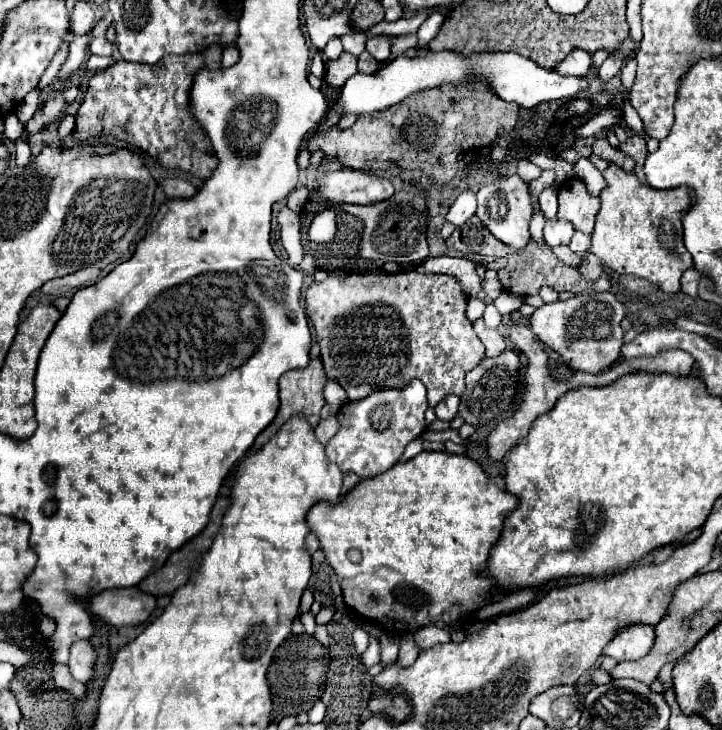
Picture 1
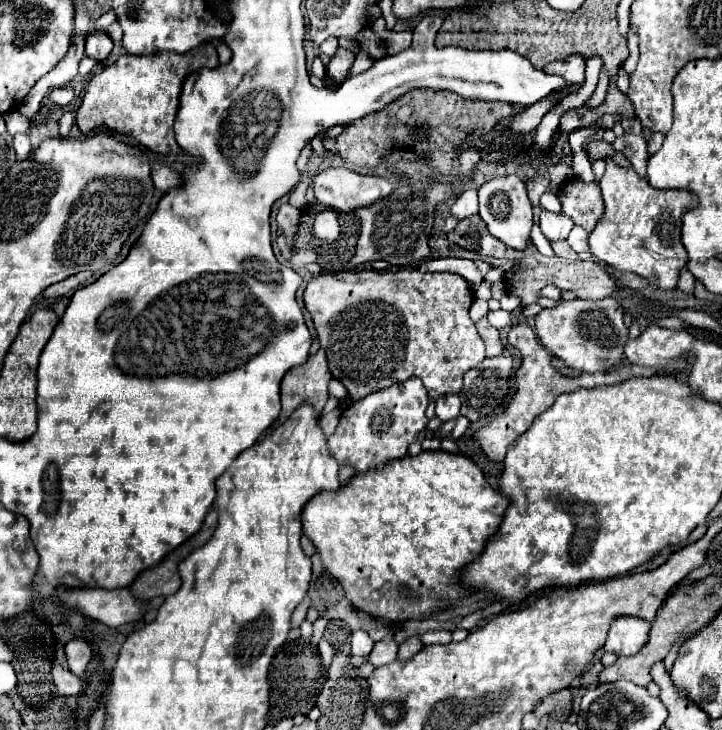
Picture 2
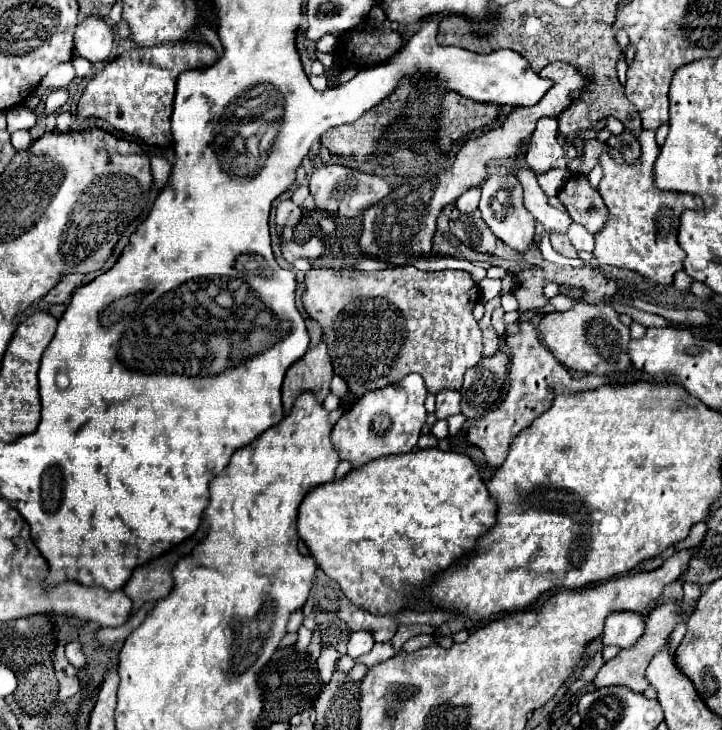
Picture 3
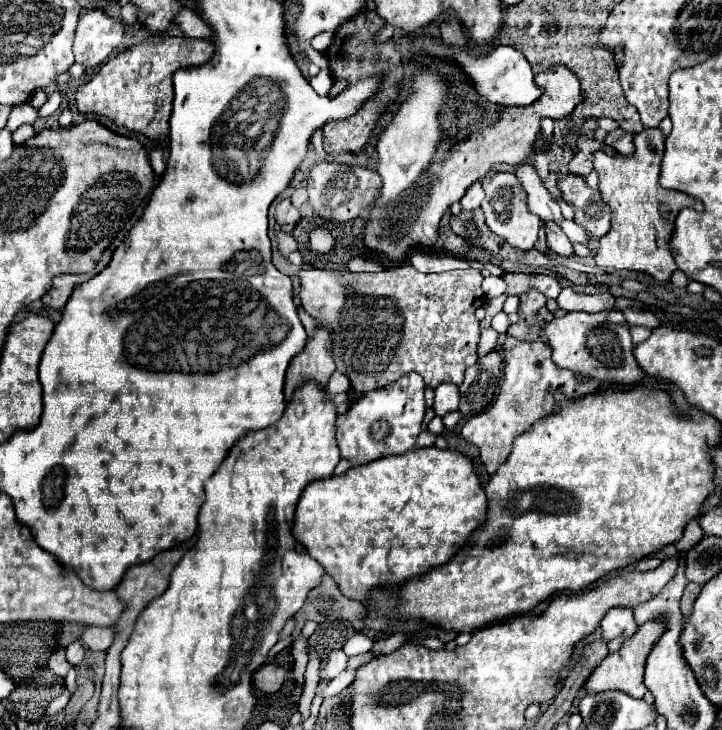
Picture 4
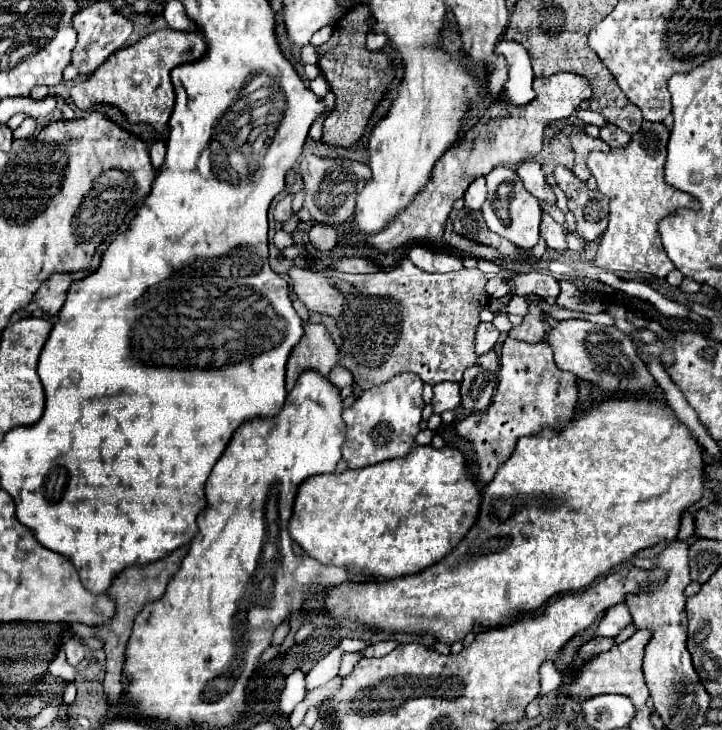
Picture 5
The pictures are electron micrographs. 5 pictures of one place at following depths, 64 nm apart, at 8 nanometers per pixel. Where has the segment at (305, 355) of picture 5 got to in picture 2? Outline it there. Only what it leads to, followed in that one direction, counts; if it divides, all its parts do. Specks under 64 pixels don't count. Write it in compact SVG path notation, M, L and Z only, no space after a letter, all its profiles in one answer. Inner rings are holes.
M320 348L316 354L310 354L306 364L294 366L282 378L280 394L282 394L282 412L278 424L288 420L292 410L296 410L302 402L310 402L316 412L322 412L328 400L328 382L332 374L328 372L326 352Z

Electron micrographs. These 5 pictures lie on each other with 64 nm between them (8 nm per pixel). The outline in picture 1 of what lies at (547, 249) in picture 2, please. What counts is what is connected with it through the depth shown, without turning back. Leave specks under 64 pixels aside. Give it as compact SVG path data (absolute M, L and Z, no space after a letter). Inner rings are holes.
M534 202L534 216L532 216L532 222L530 222L530 236L532 236L532 240L536 240L542 246L546 246L544 238L542 238L542 228L544 228L544 216L540 214L538 204Z

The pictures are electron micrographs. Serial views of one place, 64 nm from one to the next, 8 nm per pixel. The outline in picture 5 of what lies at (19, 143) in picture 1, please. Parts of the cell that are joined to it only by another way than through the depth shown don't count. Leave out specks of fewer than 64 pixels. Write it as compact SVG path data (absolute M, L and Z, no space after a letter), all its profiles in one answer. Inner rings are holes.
M26 118L16 130L14 130L14 138L30 138L36 132L36 120L34 118Z

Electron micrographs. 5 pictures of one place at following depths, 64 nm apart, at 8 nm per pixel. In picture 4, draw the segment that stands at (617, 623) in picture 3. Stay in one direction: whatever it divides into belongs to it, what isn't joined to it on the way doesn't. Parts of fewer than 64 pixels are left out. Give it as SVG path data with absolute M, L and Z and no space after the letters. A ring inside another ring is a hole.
M612 608L602 618L600 628L602 628L602 638L610 642L616 636L630 638L638 630L638 624L636 624L634 614L632 614L630 608Z

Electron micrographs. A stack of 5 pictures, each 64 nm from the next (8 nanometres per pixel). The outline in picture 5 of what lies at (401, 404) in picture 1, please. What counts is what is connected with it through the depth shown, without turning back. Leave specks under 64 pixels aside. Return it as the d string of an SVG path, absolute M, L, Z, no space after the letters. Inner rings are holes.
M412 372L394 376L376 388L364 390L362 396L342 412L346 422L346 444L342 448L342 458L348 462L348 468L358 470L406 456L414 446L416 434L420 432L422 408L422 380Z

